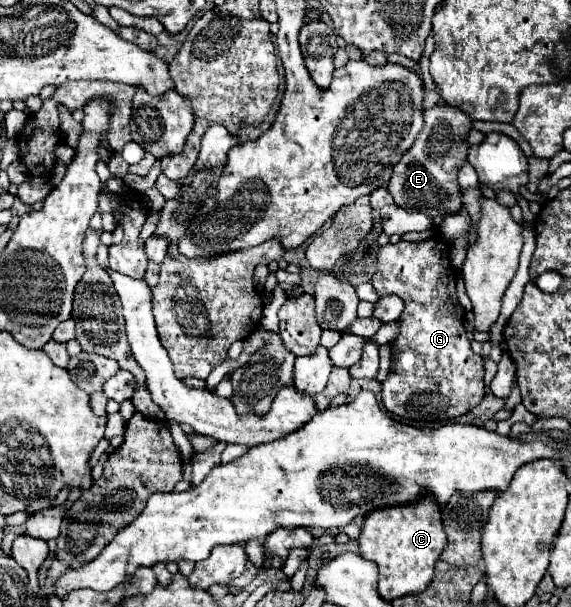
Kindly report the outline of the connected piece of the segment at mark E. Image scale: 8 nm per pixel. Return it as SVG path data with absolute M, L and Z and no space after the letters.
M448 104L432 106L424 110L424 128L414 140L412 148L394 166L394 174L388 182L390 194L396 206L410 212L422 212L426 216L436 216L444 212L458 210L460 186L458 186L458 166L466 162L468 142L466 136L472 130L472 120L462 114L462 110Z

